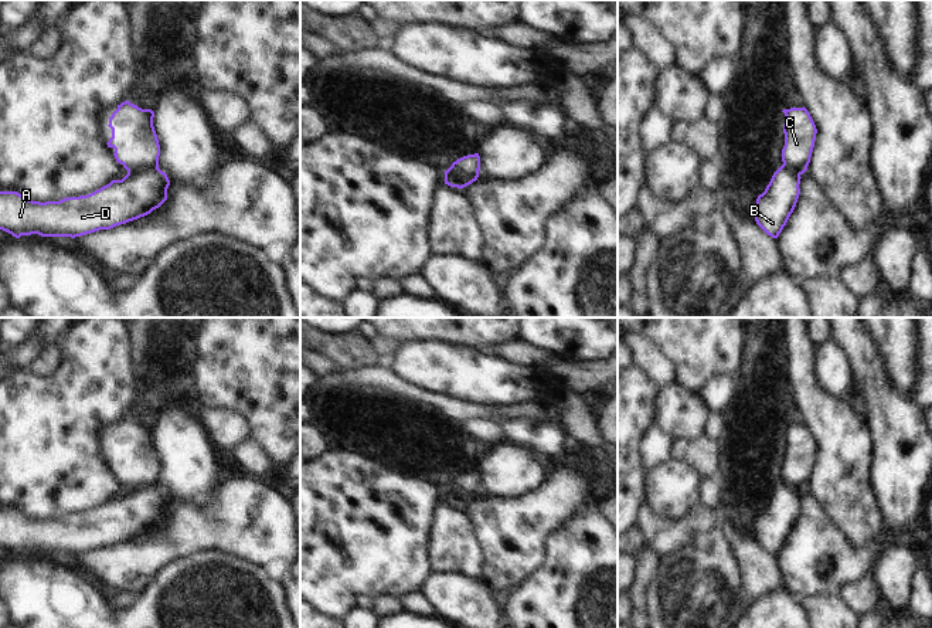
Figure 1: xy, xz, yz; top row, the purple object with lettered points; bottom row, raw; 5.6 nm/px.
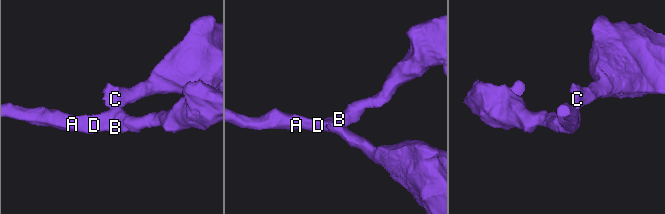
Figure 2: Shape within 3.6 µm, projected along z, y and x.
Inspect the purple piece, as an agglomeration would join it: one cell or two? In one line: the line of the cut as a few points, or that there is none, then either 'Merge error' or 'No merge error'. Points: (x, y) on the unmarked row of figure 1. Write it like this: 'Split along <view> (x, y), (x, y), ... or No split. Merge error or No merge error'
Split along xz (446, 488), (478, 494). Merge error.

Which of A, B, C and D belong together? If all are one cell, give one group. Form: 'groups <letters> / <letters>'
groups A B D / C

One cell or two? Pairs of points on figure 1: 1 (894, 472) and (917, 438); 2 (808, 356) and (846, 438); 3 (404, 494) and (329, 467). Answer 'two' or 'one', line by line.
1: one
2: one
3: one

